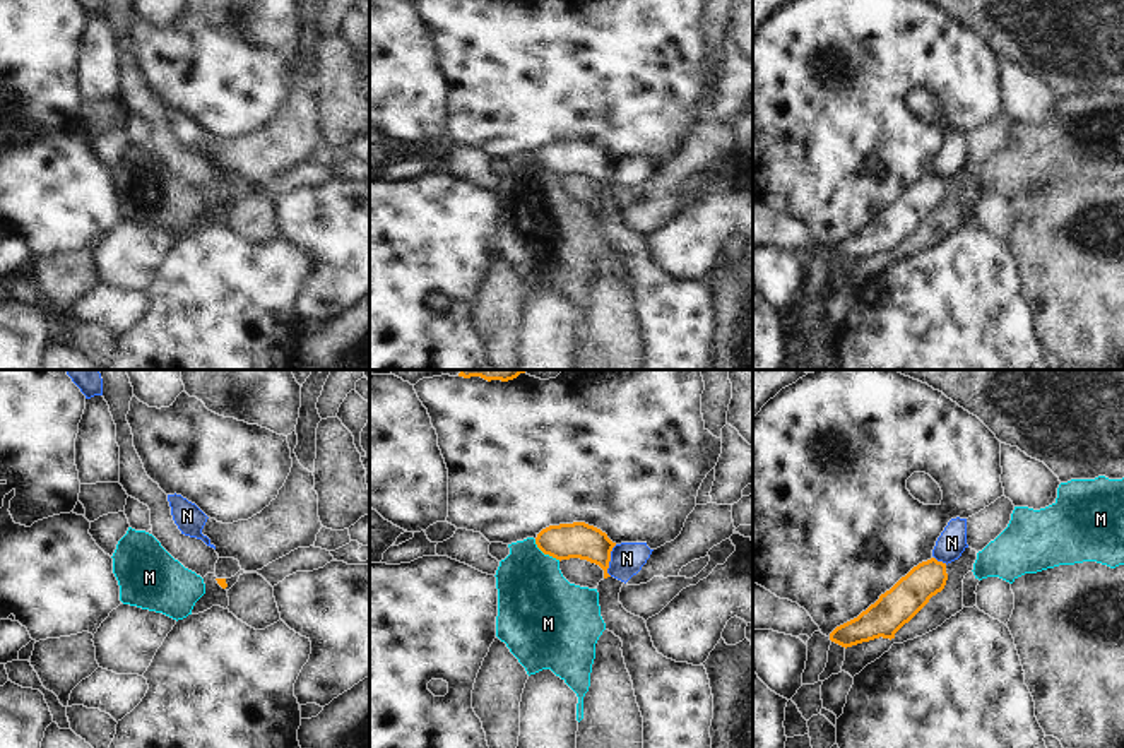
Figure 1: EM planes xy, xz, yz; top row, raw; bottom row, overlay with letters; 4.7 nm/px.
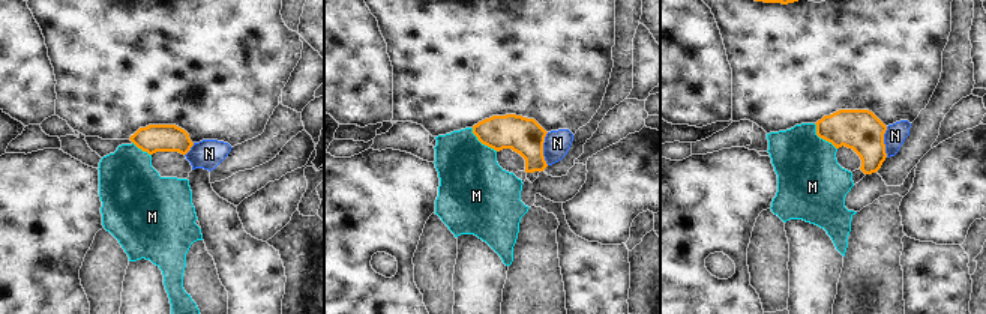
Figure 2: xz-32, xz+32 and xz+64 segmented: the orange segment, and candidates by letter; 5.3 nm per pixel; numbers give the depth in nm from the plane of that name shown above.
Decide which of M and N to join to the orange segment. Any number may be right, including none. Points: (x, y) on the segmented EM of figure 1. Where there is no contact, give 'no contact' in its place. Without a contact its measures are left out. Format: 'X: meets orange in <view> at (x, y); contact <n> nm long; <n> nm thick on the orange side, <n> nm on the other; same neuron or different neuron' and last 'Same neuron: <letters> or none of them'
M: meets orange in xz at (546, 553); contact 160 nm long; 170 nm thick on the orange side, 360 nm on the other; different neuron
N: meets orange in xz at (609, 560); contact 160 nm long; 170 nm thick on the orange side, 160 nm on the other; different neuron
Same neuron: none of them

